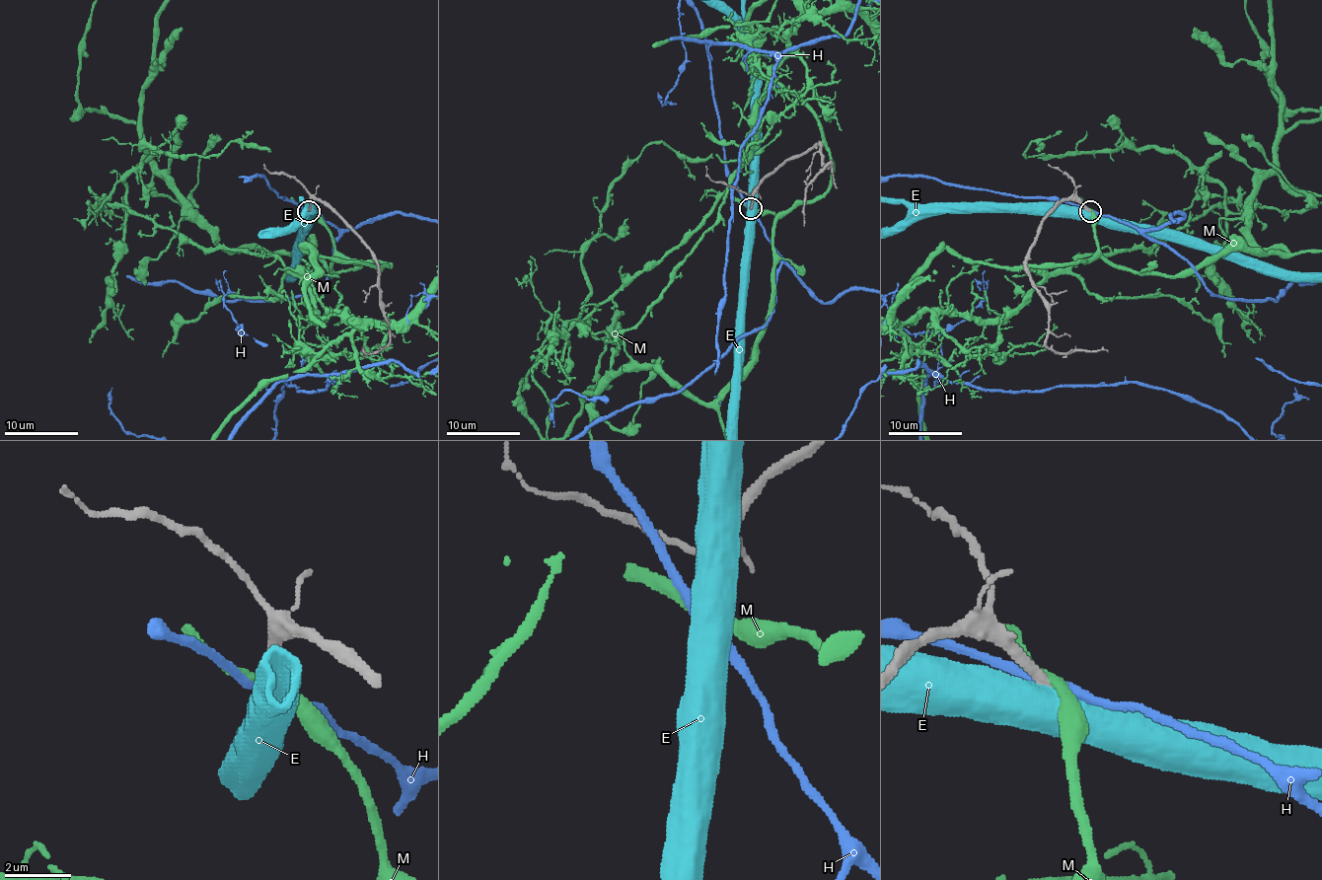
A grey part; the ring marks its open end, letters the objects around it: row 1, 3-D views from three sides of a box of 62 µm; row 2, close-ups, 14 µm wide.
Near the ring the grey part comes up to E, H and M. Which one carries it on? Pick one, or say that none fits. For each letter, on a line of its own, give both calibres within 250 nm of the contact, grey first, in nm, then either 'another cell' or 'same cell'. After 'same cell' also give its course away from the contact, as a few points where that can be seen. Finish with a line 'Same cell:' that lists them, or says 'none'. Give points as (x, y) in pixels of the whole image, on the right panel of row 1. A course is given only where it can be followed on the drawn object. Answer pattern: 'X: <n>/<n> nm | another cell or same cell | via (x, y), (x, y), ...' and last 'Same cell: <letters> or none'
E: 360/750 nm | another cell
H: 300/280 nm | another cell
M: 360/320 nm | another cell
Same cell: none

